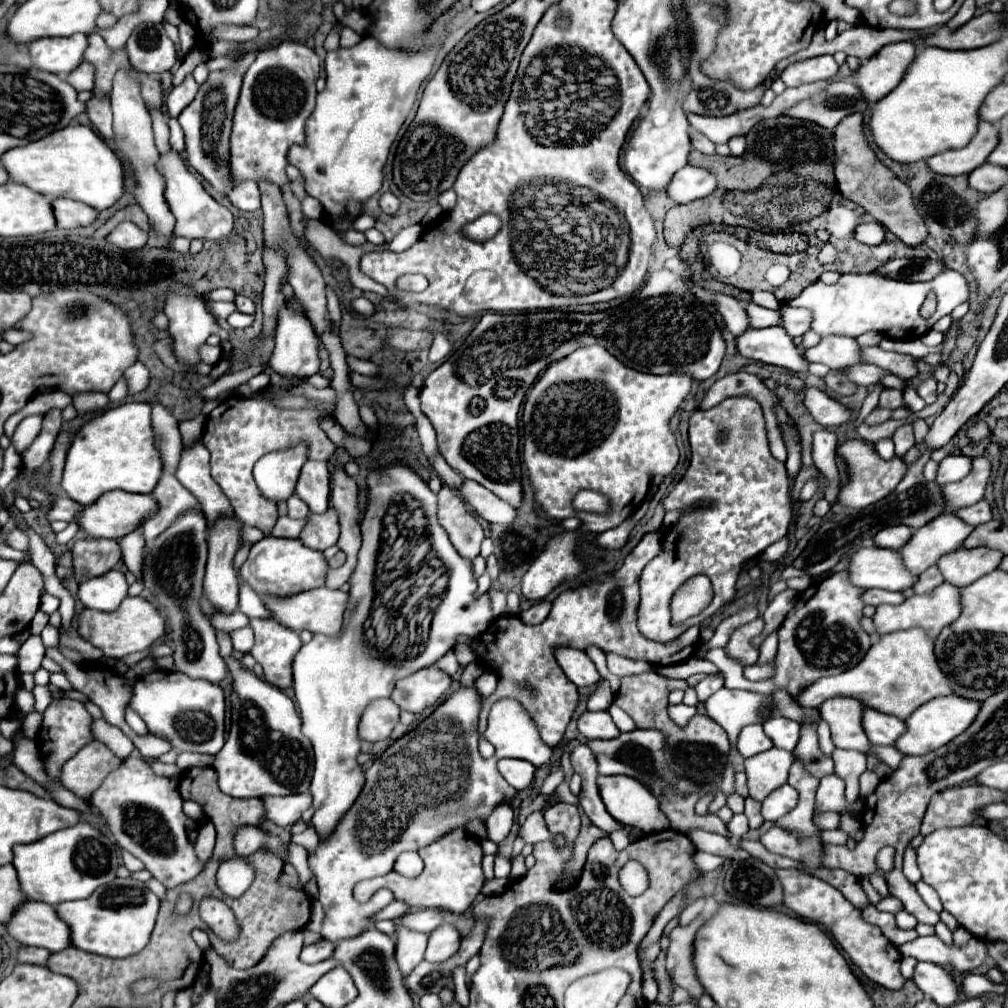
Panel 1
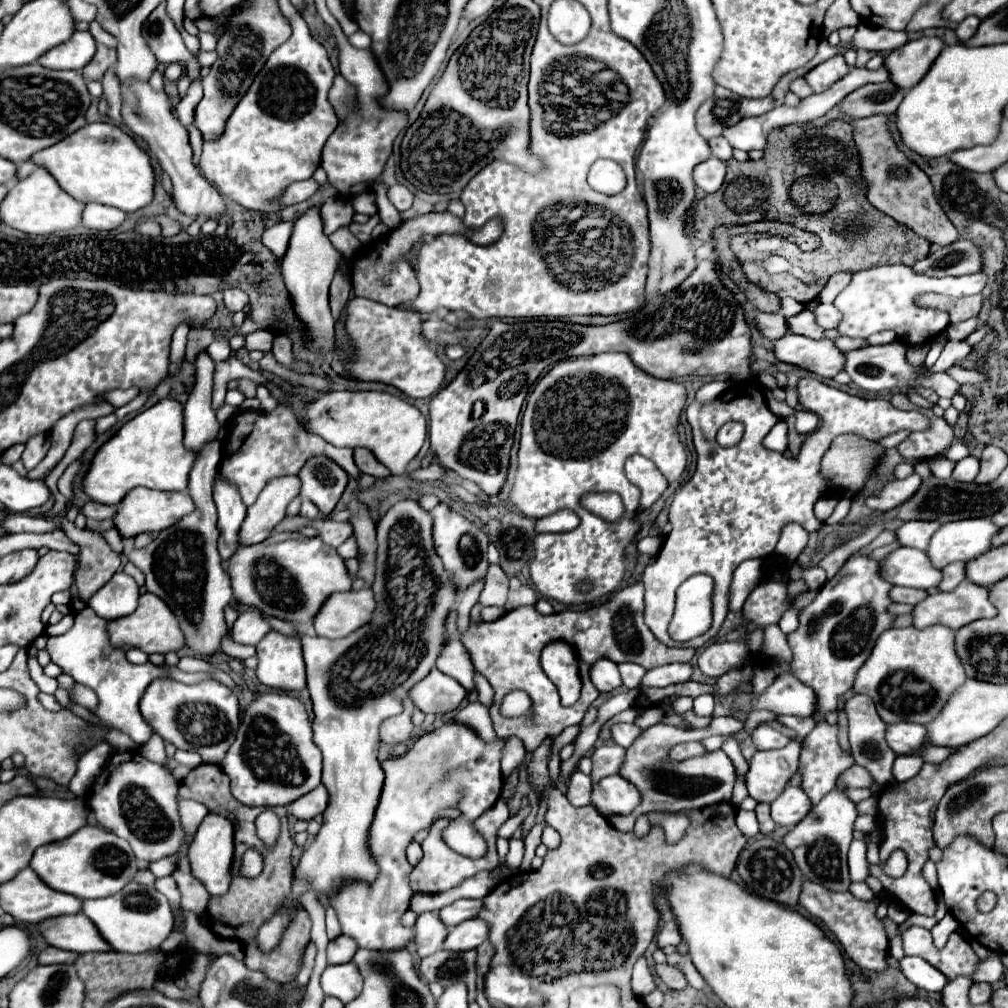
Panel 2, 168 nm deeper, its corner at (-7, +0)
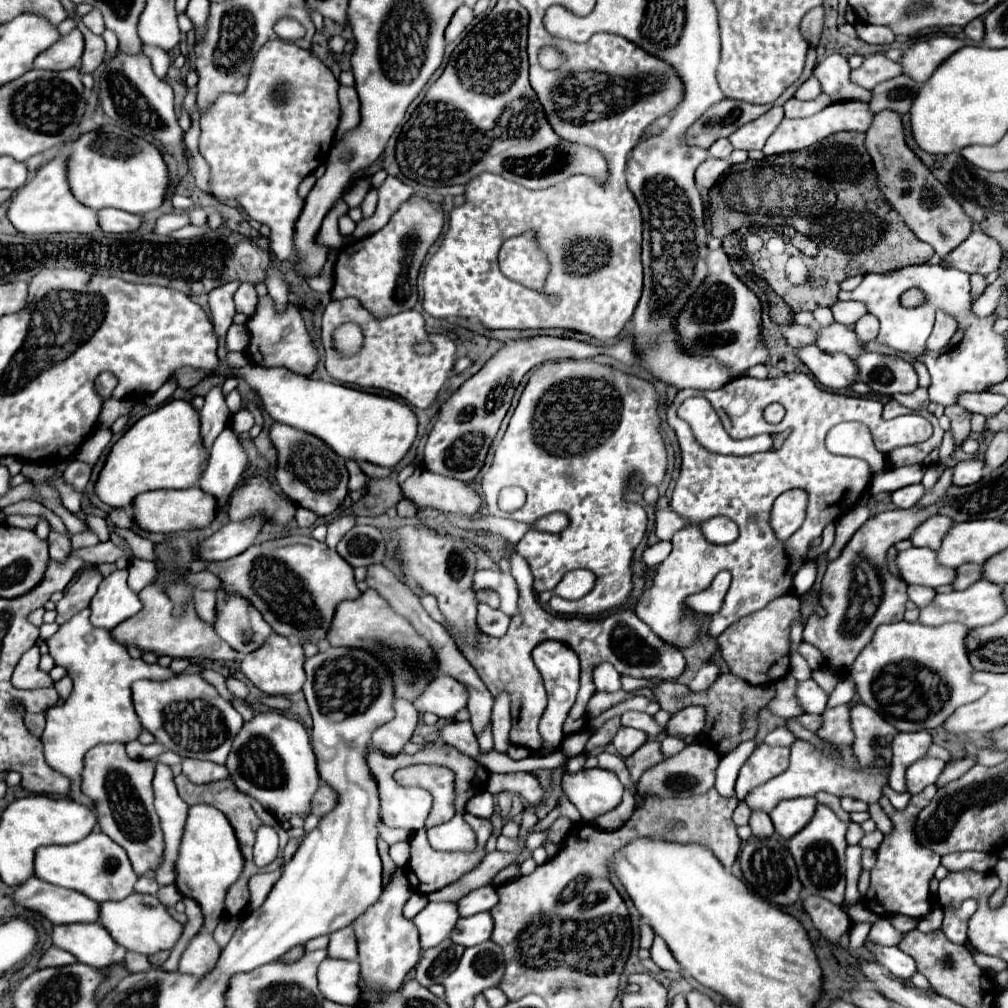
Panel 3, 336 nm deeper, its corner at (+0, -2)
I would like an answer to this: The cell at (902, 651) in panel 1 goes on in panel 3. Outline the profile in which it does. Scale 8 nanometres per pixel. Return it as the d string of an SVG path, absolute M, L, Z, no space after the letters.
M900 620L898 624L884 624L882 628L878 628L874 640L862 650L862 656L858 656L854 668L850 670L856 682L856 692L866 706L876 710L900 732L932 730L942 726L958 706L974 702L986 692L982 684L972 682L974 668L970 668L966 656L966 636L968 628L962 624L942 624L938 628L906 620Z

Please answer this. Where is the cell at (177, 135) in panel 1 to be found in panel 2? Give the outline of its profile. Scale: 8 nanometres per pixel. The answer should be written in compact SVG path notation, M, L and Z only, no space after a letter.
M187 126L189 130L189 142L191 142L191 148L193 148L193 160L195 164L199 162L199 156L201 156L201 146L203 146L203 140L201 140L201 132L195 128L195 126Z

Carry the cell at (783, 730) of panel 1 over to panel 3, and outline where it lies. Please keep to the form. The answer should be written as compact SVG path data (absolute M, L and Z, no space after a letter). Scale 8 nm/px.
M802 714L802 716L800 716L800 722L802 722L808 730L816 732L816 730L822 726L822 716L820 716L820 714Z

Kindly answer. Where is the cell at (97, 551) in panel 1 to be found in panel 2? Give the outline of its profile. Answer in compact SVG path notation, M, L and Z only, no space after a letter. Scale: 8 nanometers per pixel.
M63 518L63 532L71 542L79 546L77 570L75 570L75 586L77 596L87 602L93 592L97 592L103 584L111 580L121 564L121 556L105 542L99 532L79 530L67 518Z

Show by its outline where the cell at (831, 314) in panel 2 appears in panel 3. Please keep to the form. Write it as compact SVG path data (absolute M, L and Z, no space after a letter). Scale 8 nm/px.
M836 302L832 306L832 312L834 312L836 322L840 322L844 326L852 326L866 314L866 304L862 304L862 302Z

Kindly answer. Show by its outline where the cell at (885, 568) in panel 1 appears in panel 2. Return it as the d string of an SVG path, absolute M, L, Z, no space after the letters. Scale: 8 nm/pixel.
M897 548L879 564L879 574L893 586L911 586L929 590L941 580L941 572L931 566L925 552L915 548Z

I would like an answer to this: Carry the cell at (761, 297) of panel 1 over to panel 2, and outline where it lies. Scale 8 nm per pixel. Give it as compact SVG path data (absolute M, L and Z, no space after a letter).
M781 298L781 314L783 316L793 316L793 314L797 314L797 312L801 312L805 306L803 304L799 304L797 300L793 300L793 298Z

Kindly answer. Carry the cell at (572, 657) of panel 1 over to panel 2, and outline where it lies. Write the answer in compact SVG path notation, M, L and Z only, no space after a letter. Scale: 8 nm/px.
M599 658L591 666L589 676L591 676L591 682L597 686L599 692L611 692L617 686L621 686L621 676L619 676L617 664L611 660L605 660L605 658Z

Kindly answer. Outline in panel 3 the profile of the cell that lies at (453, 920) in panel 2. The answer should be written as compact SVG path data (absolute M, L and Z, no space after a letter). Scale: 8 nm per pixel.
M482 886L474 892L470 892L468 896L464 896L462 900L458 900L458 908L460 908L460 916L472 916L484 910L494 908L494 904L498 904L498 894L494 886Z

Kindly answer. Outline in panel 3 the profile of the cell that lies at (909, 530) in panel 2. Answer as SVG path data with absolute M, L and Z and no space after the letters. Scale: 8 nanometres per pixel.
M932 516L930 520L926 520L912 536L912 544L914 546L926 546L932 550L938 550L942 544L942 536L946 536L946 532L954 526L956 522L950 520L948 516Z

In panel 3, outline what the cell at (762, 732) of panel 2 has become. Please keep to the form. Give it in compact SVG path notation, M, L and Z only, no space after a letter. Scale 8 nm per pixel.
M780 726L780 728L772 730L772 732L764 738L764 742L766 742L766 744L772 744L772 746L790 746L794 740L796 740L796 736L794 736L786 726Z

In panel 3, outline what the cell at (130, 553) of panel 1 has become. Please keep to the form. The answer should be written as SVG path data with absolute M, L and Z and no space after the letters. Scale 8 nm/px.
M92 530L72 536L72 548L74 548L74 550L86 548L86 546L94 546L94 544L98 544L98 542L100 542L100 540L98 540L98 536L96 536Z

